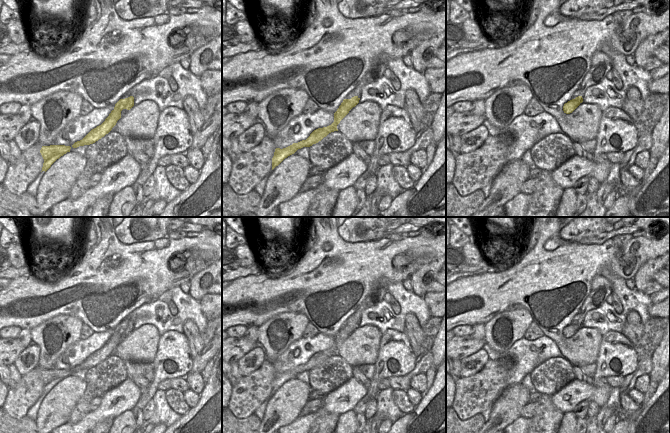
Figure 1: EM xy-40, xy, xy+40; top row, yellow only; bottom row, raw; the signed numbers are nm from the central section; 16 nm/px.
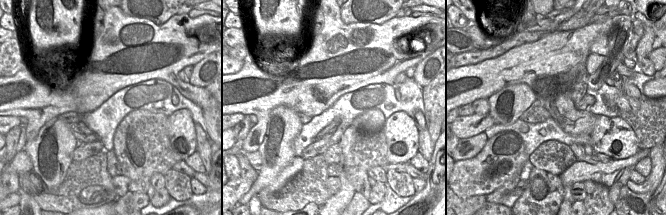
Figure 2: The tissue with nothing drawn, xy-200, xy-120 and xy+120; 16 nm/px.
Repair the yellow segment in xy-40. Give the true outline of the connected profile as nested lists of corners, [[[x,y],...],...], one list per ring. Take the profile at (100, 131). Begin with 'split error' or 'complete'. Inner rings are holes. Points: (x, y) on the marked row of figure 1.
complete; [[[130,96],[125,99],[120,99],[114,109],[111,111],[105,121],[92,129],[82,140],[75,142],[72,147],[77,148],[79,146],[90,145],[108,134],[112,128],[116,125],[117,121],[121,118],[121,111],[123,109],[130,110],[134,106],[134,97]]]

